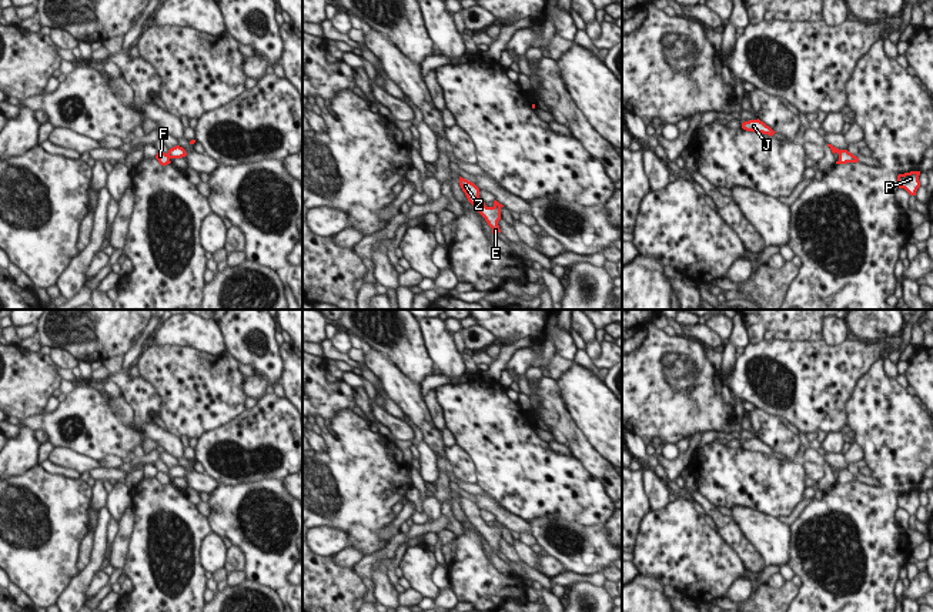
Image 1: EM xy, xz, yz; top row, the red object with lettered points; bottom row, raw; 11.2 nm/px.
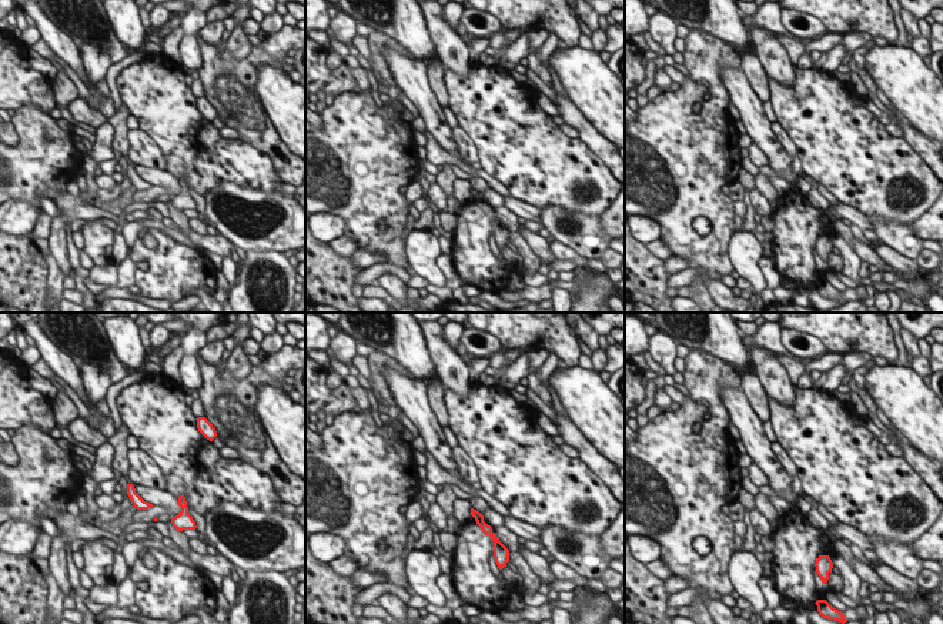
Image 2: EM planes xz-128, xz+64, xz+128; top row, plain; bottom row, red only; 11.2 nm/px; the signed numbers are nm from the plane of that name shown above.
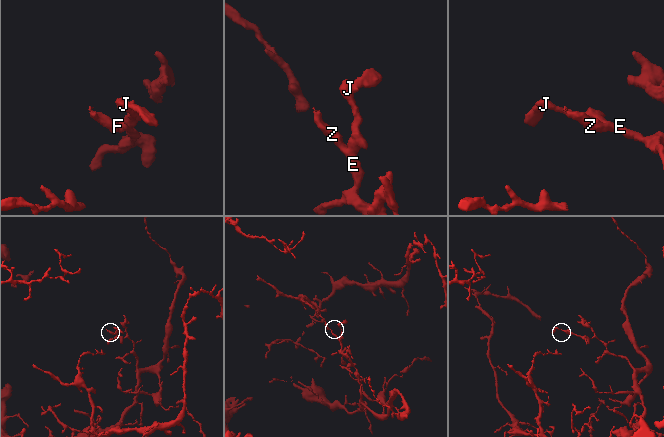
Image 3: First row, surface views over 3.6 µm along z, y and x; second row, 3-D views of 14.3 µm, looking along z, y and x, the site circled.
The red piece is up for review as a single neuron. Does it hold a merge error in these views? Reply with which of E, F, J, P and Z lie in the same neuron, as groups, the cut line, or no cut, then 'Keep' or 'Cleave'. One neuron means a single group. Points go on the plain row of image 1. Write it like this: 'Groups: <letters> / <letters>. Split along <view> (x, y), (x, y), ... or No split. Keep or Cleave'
Groups: E F J P Z. No split. Keep

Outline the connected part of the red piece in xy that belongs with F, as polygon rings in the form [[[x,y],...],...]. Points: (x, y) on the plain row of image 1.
[[[175,465],[173,468],[170,468],[167,474],[165,472],[157,472],[156,478],[158,479],[158,482],[161,485],[167,485],[171,482],[170,481],[171,478],[181,478],[185,475],[187,475],[185,469],[180,465]]]

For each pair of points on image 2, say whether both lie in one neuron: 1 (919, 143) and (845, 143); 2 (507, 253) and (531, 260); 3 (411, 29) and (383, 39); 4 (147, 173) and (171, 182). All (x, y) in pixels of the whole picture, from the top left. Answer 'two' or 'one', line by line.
1: two
2: two
3: two
4: one

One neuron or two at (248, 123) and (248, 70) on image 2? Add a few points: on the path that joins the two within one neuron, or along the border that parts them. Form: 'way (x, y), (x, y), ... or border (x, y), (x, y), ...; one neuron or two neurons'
way (246, 110), (246, 83); one neuron

